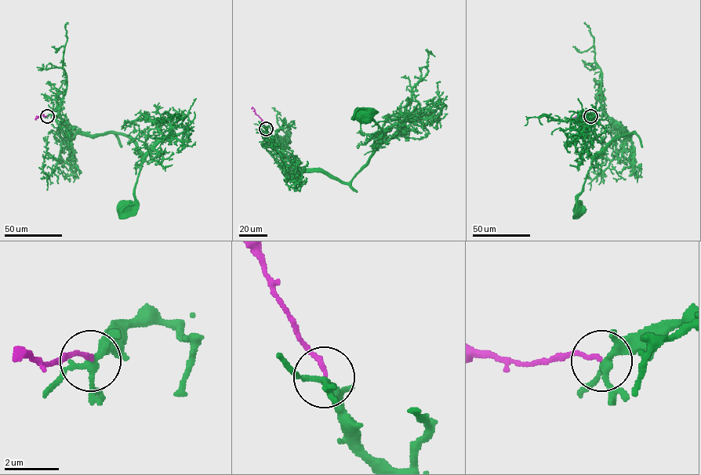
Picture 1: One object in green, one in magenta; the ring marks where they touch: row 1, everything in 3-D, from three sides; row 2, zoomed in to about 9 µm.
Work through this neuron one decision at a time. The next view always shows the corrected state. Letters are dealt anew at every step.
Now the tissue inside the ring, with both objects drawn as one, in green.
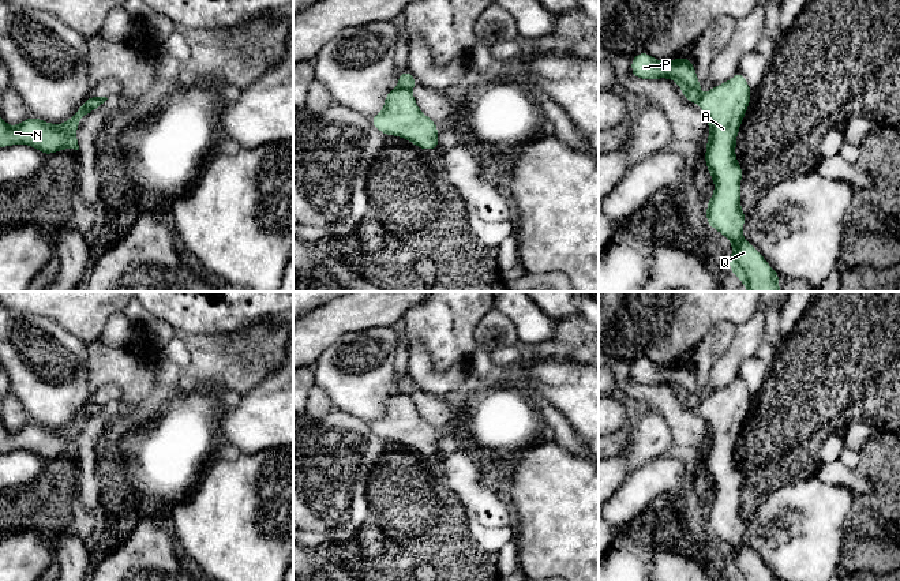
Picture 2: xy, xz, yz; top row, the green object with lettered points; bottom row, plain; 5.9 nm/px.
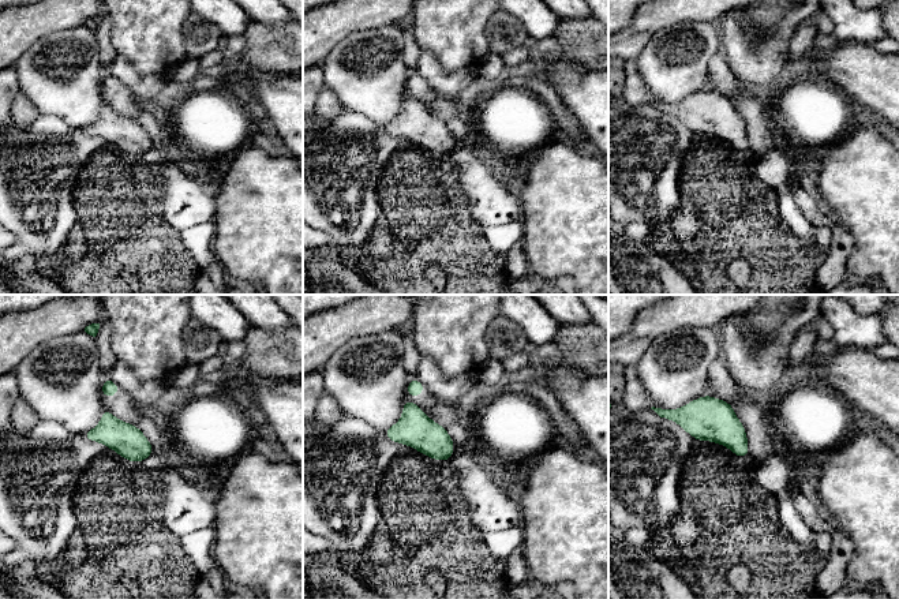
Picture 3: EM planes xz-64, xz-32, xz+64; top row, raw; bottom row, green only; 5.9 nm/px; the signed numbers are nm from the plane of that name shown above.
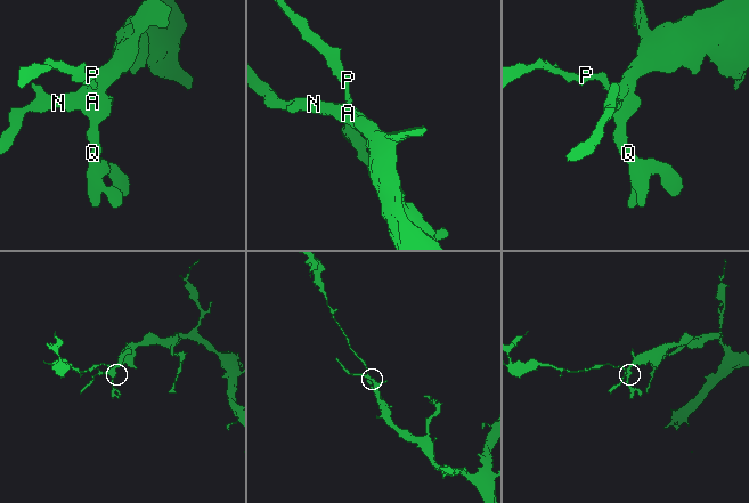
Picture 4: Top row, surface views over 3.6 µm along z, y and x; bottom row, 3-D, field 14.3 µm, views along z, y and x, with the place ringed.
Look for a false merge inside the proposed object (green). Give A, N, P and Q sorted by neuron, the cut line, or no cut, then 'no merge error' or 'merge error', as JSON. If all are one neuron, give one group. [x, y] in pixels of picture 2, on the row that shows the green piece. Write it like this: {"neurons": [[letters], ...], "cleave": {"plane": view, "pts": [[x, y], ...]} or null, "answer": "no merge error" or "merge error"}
{"neurons": [["A", "N", "Q"], ["P"]], "cleave": {"plane": "xz", "pts": [[397, 86], [411, 92]]}, "answer": "merge error"}

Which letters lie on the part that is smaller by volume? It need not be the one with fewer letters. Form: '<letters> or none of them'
P

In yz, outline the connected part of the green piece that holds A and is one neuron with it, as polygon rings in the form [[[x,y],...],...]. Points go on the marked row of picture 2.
[[[742,72],[735,74],[725,83],[713,86],[698,102],[708,119],[709,136],[705,150],[705,165],[715,183],[715,192],[706,205],[706,224],[720,235],[728,237],[732,245],[730,270],[742,281],[747,292],[781,292],[779,273],[768,265],[762,254],[743,239],[746,213],[740,209],[742,166],[736,161],[736,136],[750,105],[751,89]]]

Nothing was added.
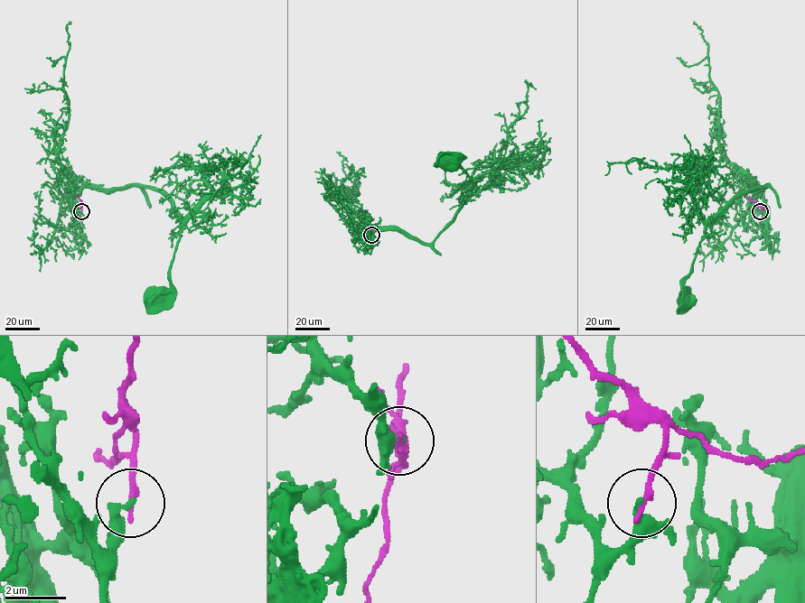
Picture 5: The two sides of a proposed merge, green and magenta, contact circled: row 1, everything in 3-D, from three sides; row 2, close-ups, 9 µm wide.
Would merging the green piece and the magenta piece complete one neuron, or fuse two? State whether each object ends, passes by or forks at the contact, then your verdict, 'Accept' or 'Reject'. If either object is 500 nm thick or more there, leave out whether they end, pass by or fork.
At the ring green ends. At the ring magenta ends. Reject

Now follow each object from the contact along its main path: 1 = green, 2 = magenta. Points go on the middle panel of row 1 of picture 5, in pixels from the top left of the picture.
1: (371, 234), (367, 227), (362, 230), (402, 229), (431, 243), (453, 218), (472, 181), (460, 159), (448, 163)
2: (371, 234), (370, 226), (362, 216)

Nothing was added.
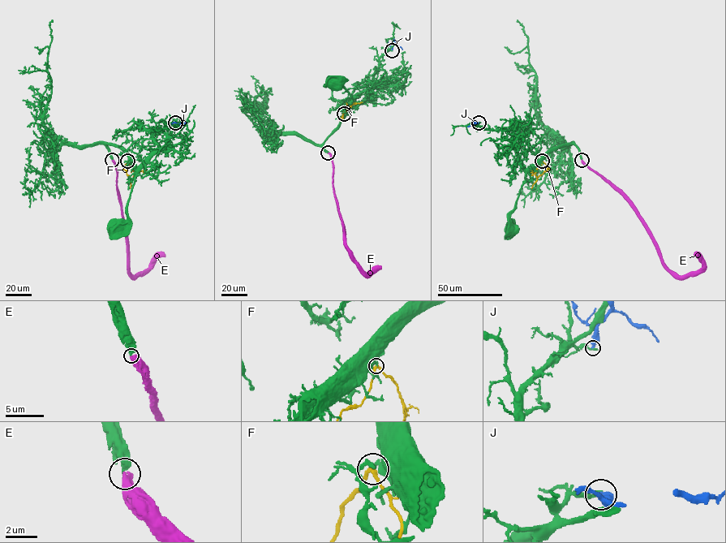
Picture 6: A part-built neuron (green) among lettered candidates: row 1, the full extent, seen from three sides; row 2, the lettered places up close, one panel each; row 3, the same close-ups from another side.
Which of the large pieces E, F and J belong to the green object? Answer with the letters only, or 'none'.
E

